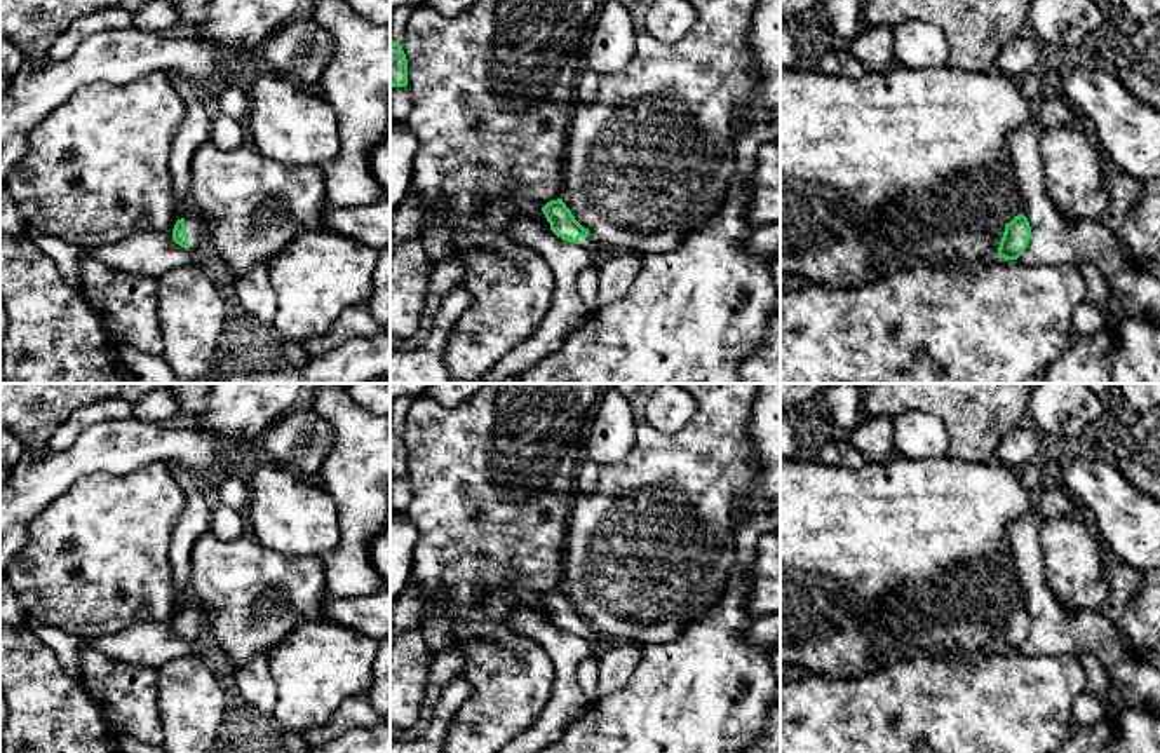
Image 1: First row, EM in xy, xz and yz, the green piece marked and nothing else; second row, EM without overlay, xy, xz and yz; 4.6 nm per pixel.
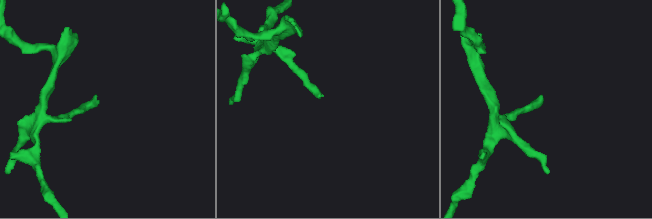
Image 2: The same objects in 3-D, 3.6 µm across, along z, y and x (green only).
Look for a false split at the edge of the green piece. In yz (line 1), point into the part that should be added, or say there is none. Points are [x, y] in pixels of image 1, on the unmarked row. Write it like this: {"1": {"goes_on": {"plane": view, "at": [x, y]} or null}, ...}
{"1": {"goes_on": null}}

